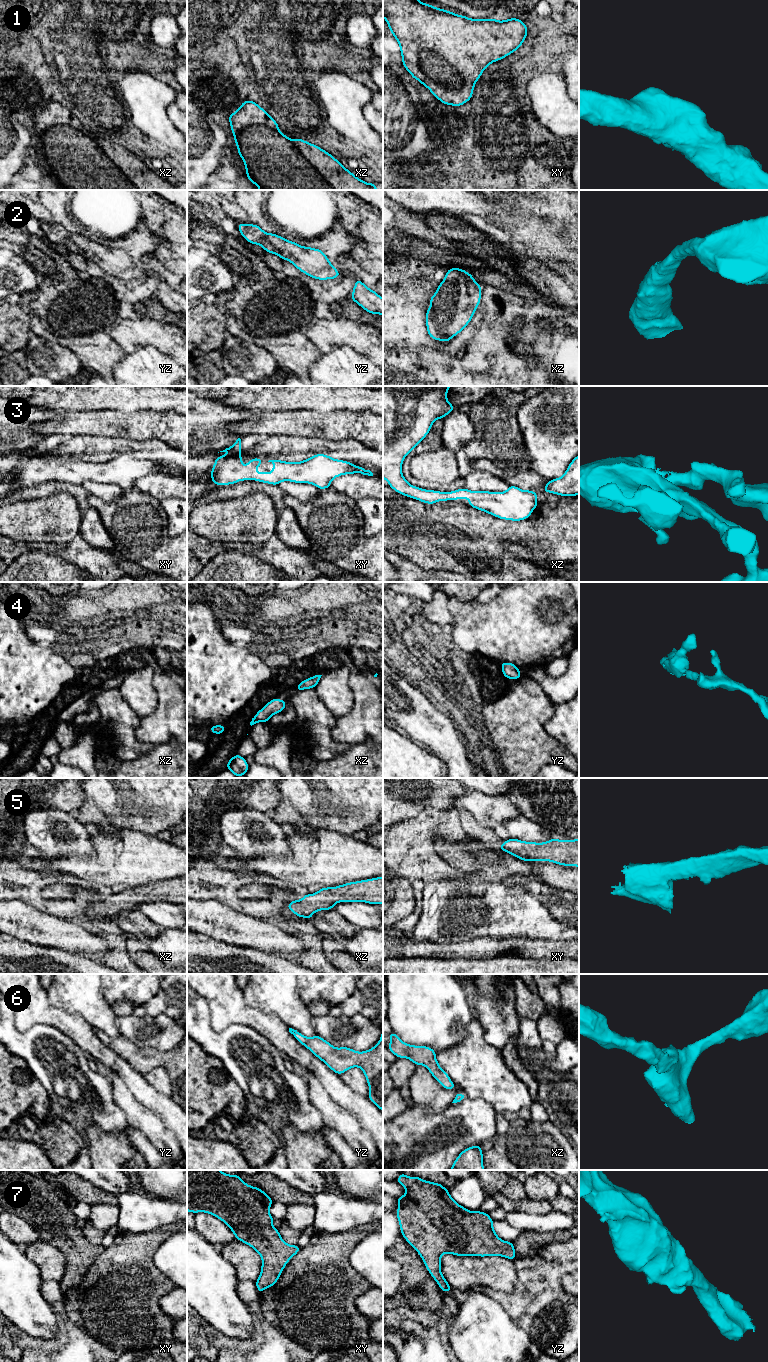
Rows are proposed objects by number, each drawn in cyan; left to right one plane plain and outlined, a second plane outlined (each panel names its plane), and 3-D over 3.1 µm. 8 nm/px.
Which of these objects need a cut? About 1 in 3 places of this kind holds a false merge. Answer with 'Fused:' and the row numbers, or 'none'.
Fused: none

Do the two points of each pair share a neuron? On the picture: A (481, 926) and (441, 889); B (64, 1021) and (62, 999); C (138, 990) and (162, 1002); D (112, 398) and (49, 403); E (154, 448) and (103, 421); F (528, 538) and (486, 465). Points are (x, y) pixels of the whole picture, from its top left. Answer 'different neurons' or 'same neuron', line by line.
A: same neuron
B: different neurons
C: different neurons
D: same neuron
E: different neurons
F: different neurons

